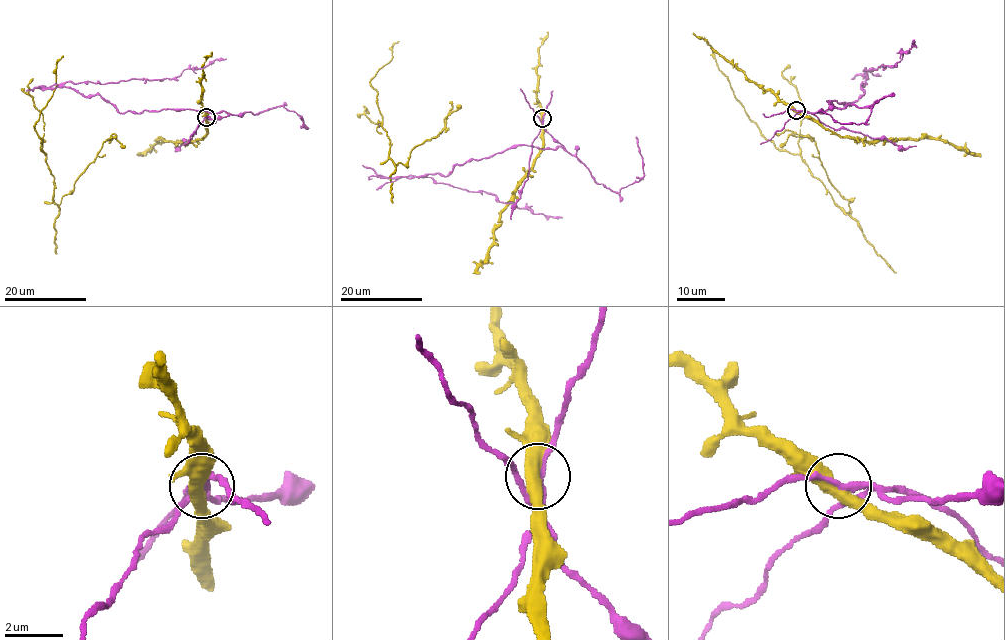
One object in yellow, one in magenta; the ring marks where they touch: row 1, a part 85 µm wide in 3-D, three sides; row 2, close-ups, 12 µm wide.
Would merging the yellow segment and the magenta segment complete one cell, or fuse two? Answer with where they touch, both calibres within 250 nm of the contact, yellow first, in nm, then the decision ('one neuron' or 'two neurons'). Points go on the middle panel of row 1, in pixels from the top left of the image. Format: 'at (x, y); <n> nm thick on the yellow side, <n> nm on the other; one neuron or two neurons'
at (542, 118); 480 nm thick on the yellow side, 170 nm on the other; two neurons

